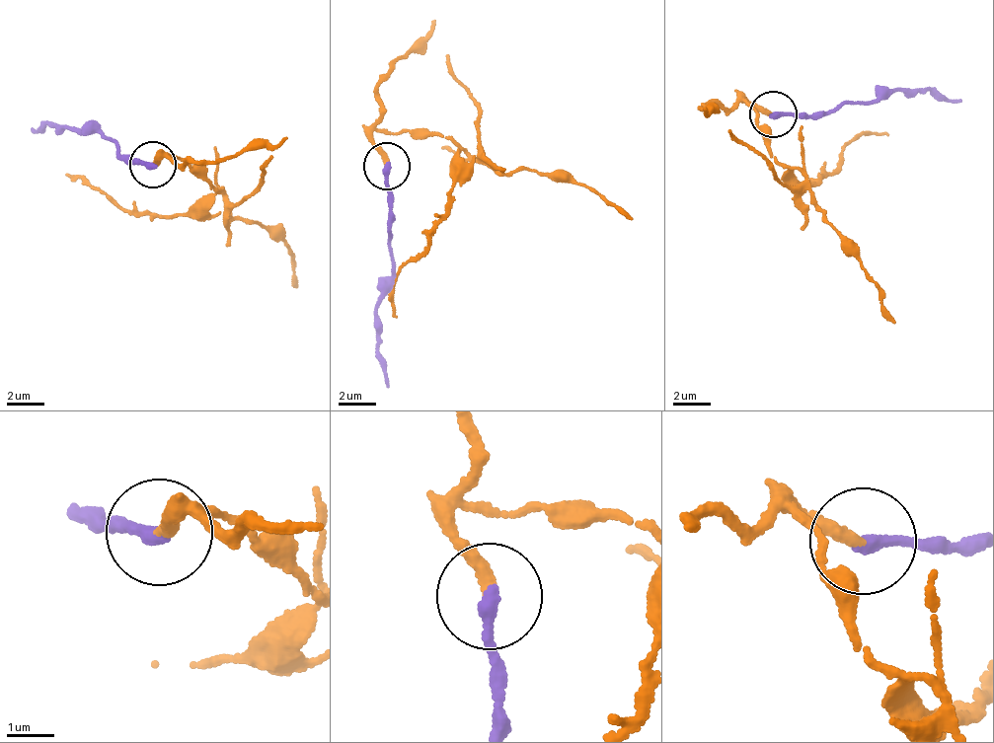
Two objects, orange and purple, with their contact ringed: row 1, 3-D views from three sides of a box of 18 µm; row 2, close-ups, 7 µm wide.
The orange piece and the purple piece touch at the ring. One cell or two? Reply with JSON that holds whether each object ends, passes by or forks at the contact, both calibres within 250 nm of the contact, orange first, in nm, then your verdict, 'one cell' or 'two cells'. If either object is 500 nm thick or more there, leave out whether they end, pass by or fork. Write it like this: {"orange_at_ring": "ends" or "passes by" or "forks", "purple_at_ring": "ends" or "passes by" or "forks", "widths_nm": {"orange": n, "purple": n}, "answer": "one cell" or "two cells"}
{"orange_at_ring": "ends", "purple_at_ring": "ends", "widths_nm": {"orange": 280, "purple": 300}, "answer": "two cells"}

